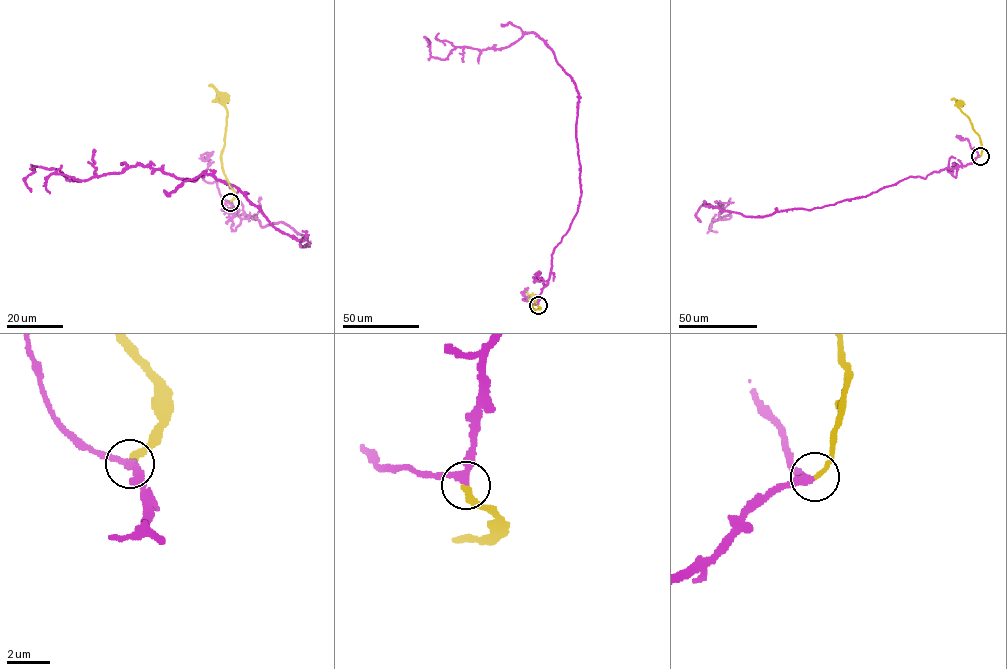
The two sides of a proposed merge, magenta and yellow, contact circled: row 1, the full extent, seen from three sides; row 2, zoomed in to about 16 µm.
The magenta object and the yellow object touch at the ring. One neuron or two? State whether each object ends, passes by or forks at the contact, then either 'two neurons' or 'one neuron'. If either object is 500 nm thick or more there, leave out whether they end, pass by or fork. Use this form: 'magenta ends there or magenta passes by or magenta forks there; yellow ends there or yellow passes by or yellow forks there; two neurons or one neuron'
magenta passes by; yellow ends there; one neuron

